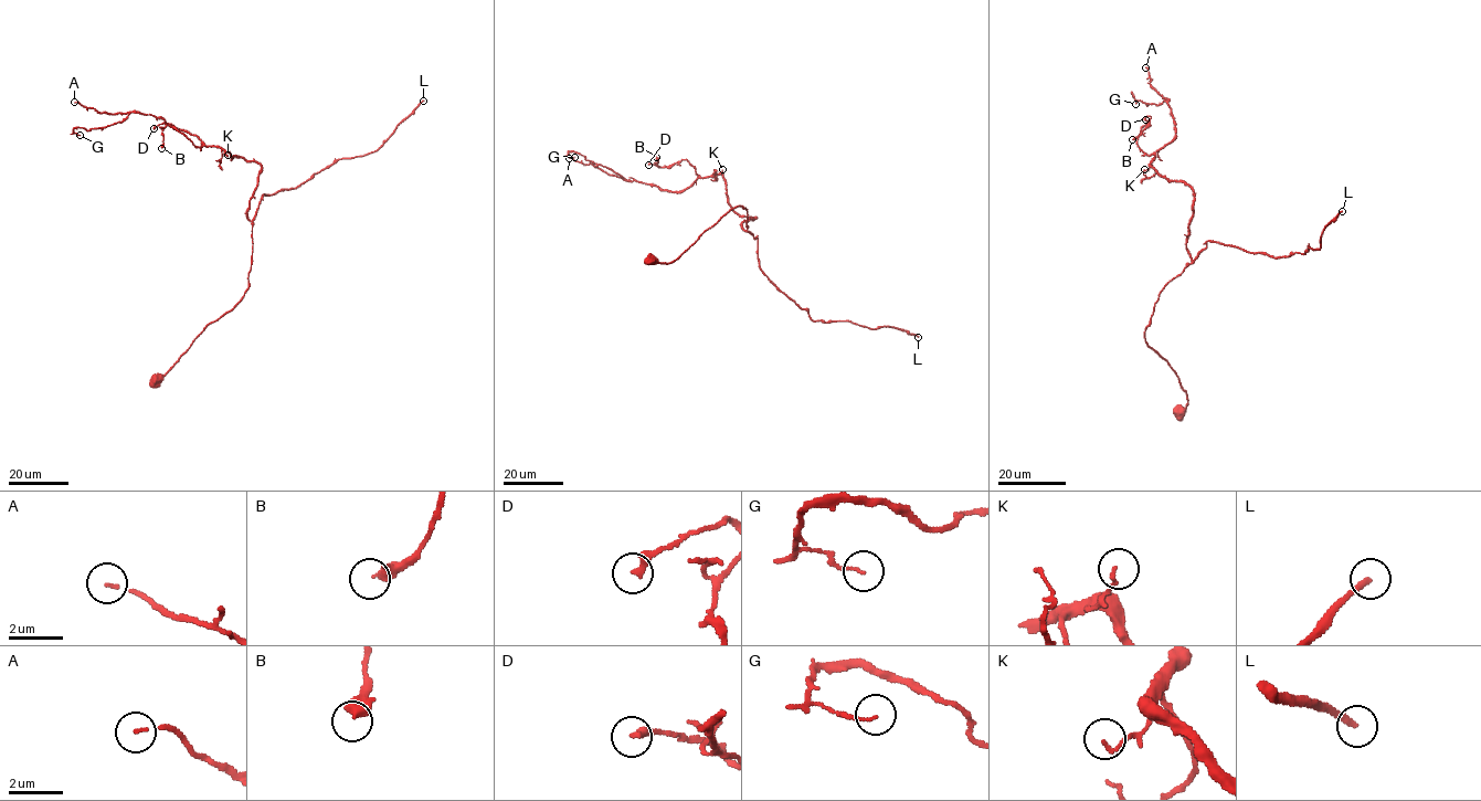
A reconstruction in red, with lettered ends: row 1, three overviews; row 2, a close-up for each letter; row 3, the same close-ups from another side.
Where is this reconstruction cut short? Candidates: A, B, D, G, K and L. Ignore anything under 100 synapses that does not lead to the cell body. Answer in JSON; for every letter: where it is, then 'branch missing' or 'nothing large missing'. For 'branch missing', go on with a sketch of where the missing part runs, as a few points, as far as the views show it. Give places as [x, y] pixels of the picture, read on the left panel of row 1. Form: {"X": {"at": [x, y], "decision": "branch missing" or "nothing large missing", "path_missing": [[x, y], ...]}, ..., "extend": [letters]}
{"A": {"at": [74, 102], "decision": "nothing large missing"}, "B": {"at": [161, 148], "decision": "nothing large missing"}, "D": {"at": [154, 128], "decision": "nothing large missing"}, "G": {"at": [80, 135], "decision": "nothing large missing"}, "K": {"at": [228, 155], "decision": "nothing large missing"}, "L": {"at": [423, 101], "decision": "branch missing", "path_missing": [[423, 101], [451, 66], [463, 29], [461, 0], [435, 21], [412, 20], [376, 32], [366, 49], [368, 99]]}, "extend": ["L"]}

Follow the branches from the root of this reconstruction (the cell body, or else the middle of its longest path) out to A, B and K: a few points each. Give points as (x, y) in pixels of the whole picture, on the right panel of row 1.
A: (1180, 413), (1186, 391), (1144, 332), (1160, 291), (1192, 263), (1193, 191), (1150, 165), (1175, 124), (1145, 67)
B: (1180, 413), (1186, 391), (1144, 332), (1192, 263), (1193, 191), (1138, 146), (1150, 120), (1132, 139)
K: (1180, 413), (1186, 391), (1144, 332), (1160, 291), (1192, 263), (1193, 191), (1144, 169)

